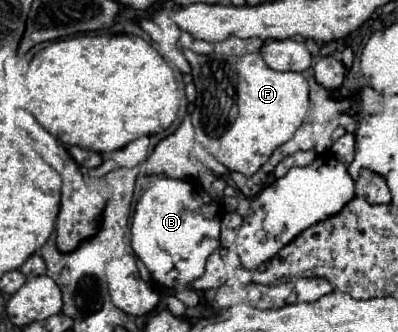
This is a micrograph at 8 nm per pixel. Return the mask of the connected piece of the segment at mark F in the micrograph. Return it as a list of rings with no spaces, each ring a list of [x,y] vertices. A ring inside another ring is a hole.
[[[183,49],[183,55],[193,67],[193,83],[197,87],[195,111],[191,113],[191,123],[195,127],[197,141],[231,171],[239,171],[247,177],[257,173],[259,167],[269,159],[269,155],[279,145],[289,141],[309,115],[309,83],[305,75],[293,71],[273,71],[271,67],[267,67],[259,51],[241,57],[231,57],[221,53],[197,55],[191,49]]]

